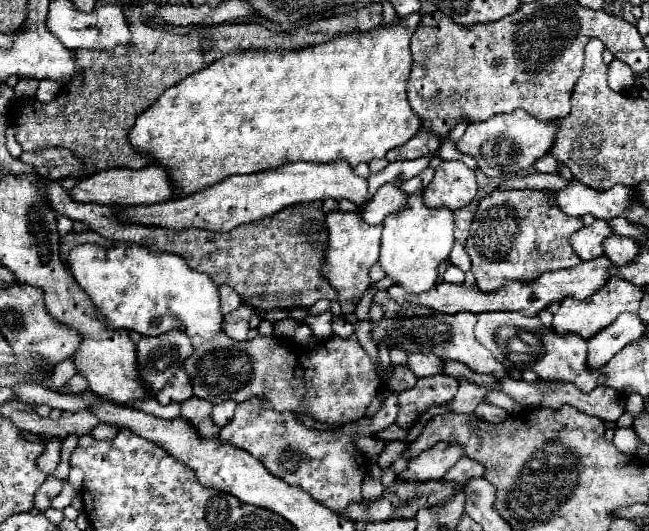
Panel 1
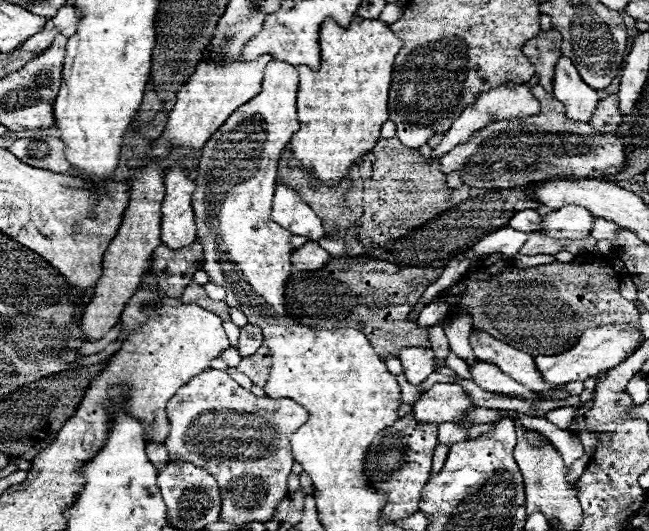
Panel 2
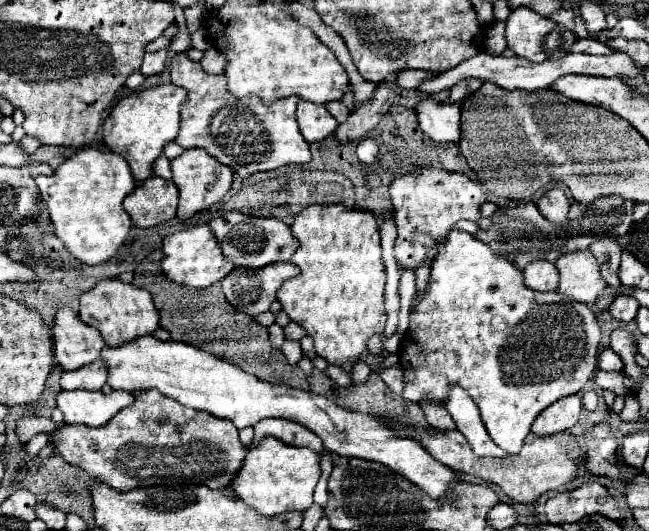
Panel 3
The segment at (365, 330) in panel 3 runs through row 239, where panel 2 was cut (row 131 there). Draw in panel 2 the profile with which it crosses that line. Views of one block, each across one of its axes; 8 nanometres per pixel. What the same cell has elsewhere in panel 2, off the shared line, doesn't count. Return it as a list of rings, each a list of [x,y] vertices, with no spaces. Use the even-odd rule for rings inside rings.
[[[354,16],[348,28],[342,28],[332,18],[326,18],[320,26],[320,68],[310,70],[296,66],[300,72],[298,88],[298,122],[300,130],[290,140],[290,150],[302,162],[302,166],[326,184],[338,184],[348,168],[360,160],[362,154],[370,152],[380,138],[380,126],[388,120],[388,90],[392,78],[392,64],[402,48],[402,40],[394,36],[390,26],[382,20],[366,20]]]

